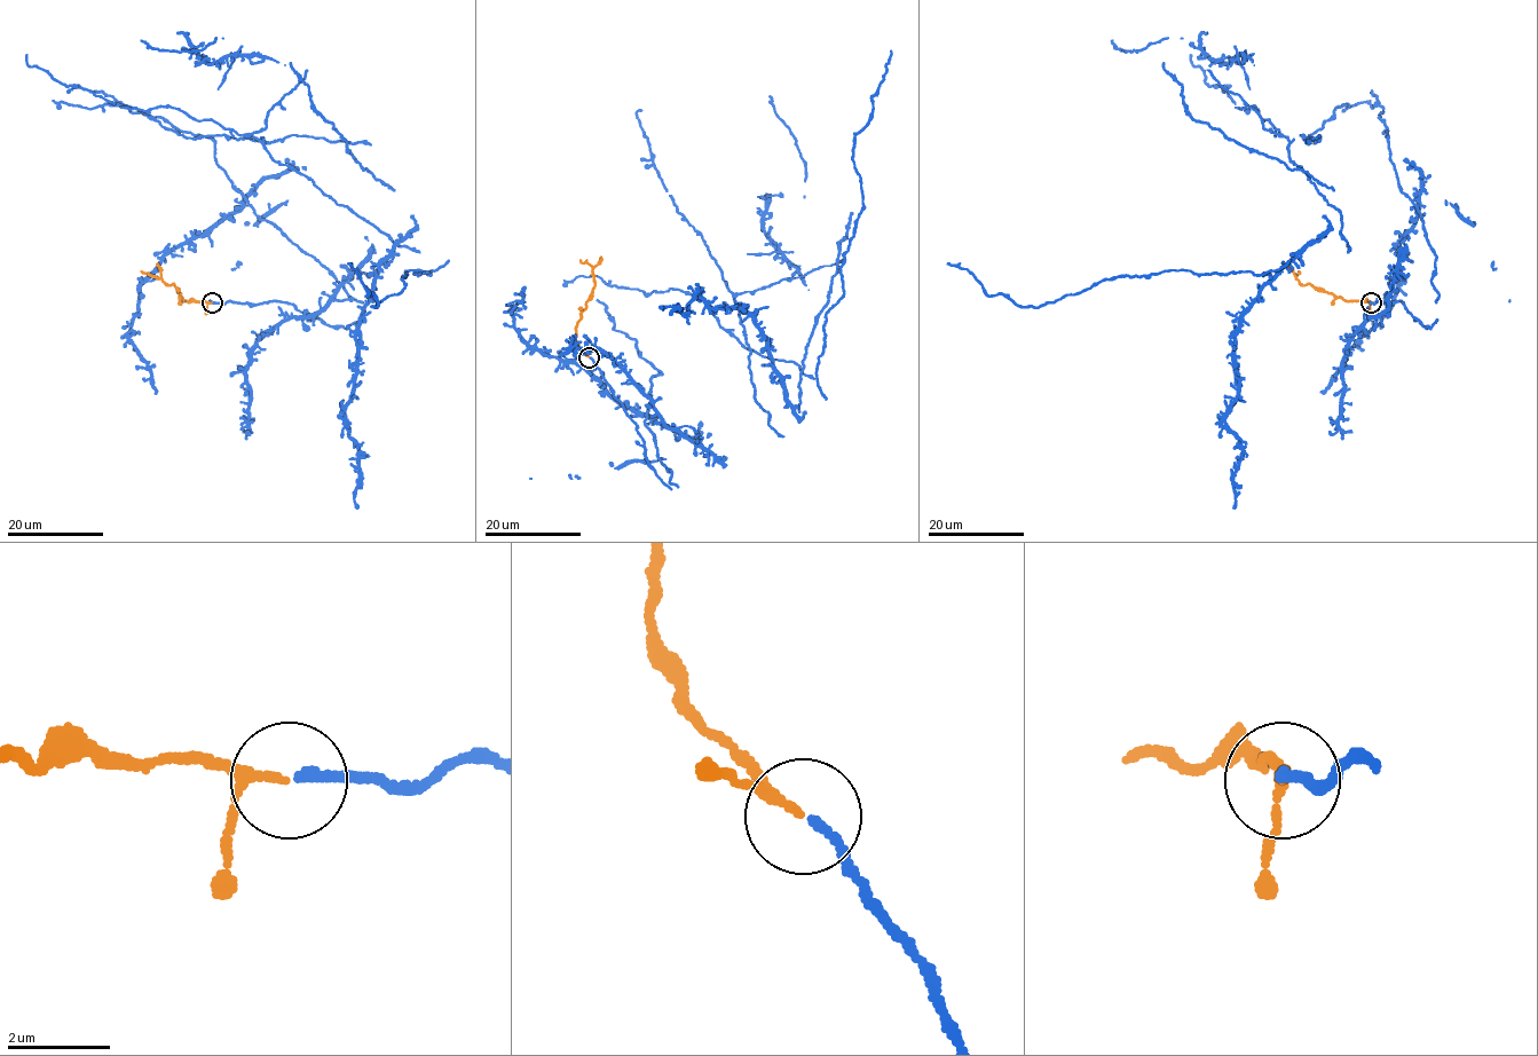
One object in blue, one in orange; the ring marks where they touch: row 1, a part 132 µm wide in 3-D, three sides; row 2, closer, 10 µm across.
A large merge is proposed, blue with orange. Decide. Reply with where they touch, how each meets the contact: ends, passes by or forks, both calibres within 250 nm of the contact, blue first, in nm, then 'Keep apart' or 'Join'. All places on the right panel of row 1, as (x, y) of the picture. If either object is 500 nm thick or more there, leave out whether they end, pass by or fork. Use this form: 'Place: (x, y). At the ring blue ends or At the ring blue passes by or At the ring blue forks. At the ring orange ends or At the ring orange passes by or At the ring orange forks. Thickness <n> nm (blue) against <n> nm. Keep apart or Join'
Place: (1371, 302). At the ring blue ends. At the ring orange passes by. Thickness 180 nm (blue) against 140 nm. Join

